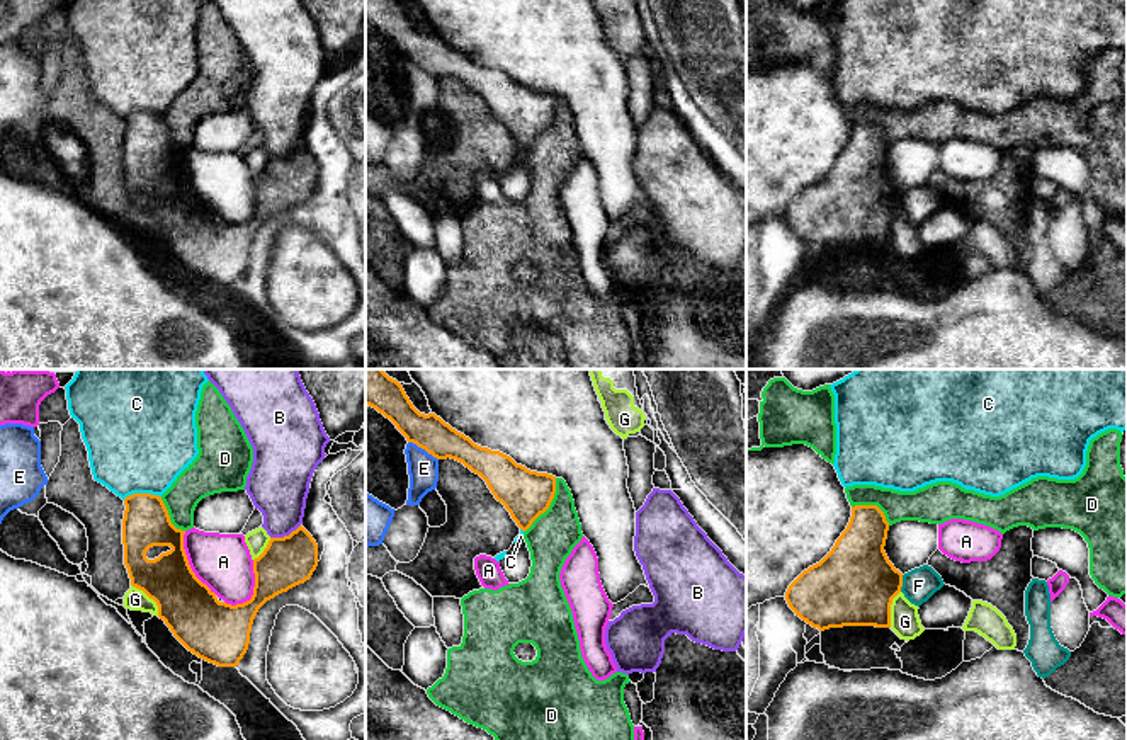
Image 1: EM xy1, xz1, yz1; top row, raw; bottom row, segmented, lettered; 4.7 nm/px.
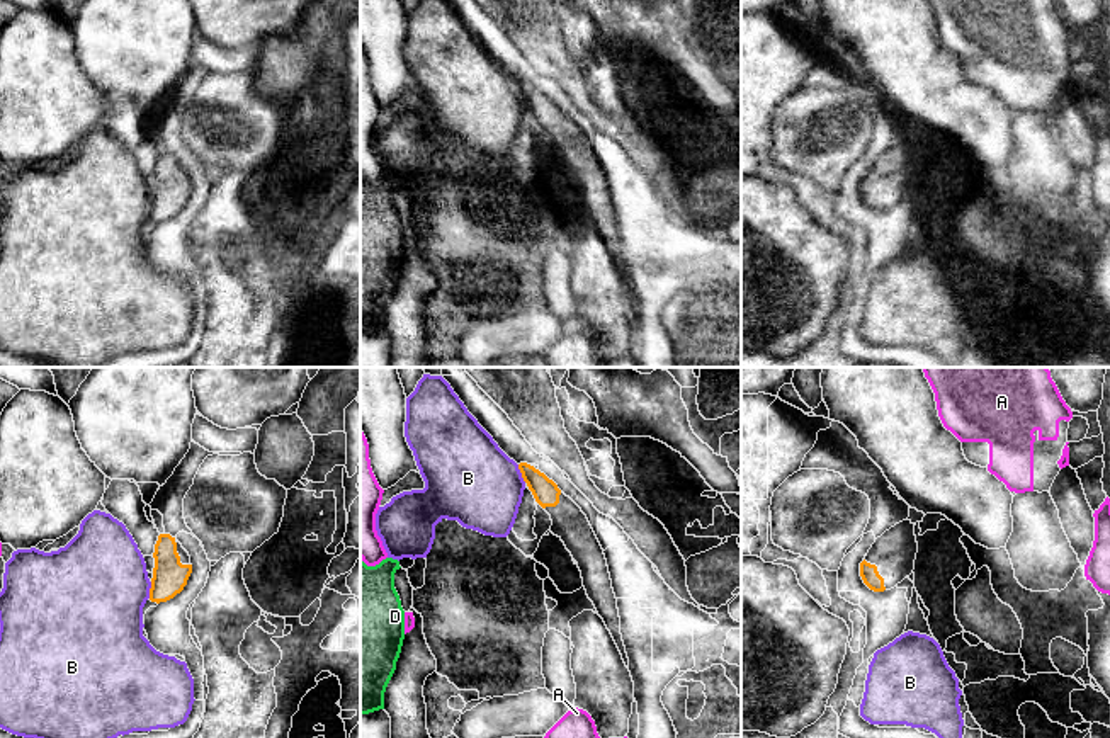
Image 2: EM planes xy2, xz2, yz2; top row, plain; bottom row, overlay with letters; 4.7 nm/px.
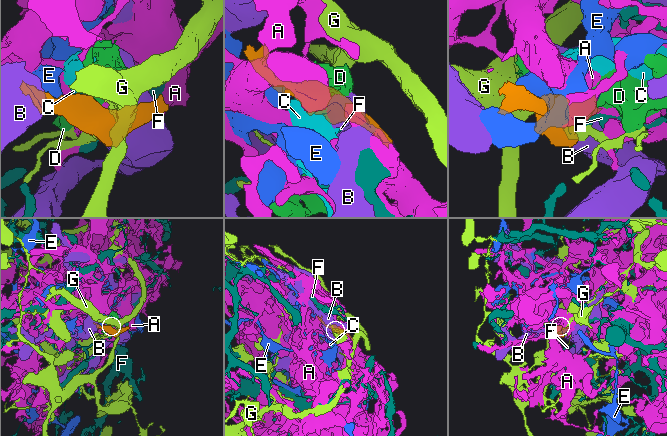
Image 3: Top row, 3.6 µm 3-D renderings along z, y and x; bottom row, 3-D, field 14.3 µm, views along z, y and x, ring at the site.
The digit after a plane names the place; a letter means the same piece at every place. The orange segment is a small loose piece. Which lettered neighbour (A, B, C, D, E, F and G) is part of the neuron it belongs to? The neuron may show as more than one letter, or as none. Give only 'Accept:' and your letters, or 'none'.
Accept: none

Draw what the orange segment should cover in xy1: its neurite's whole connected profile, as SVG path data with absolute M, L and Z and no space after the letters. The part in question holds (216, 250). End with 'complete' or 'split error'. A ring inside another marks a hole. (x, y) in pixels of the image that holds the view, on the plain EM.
M133 112L124 117L124 124L124 184L131 204L156 221L158 236L189 270L218 286L236 286L248 269L250 250L258 228L275 214L309 199L318 185L318 163L299 145L289 155L270 157L263 172L253 179L255 206L250 219L236 225L219 221L216 213L192 191L184 168L185 150L172 143L161 116ZM153 165L170 165L172 168L148 179L146 170Z; complete

